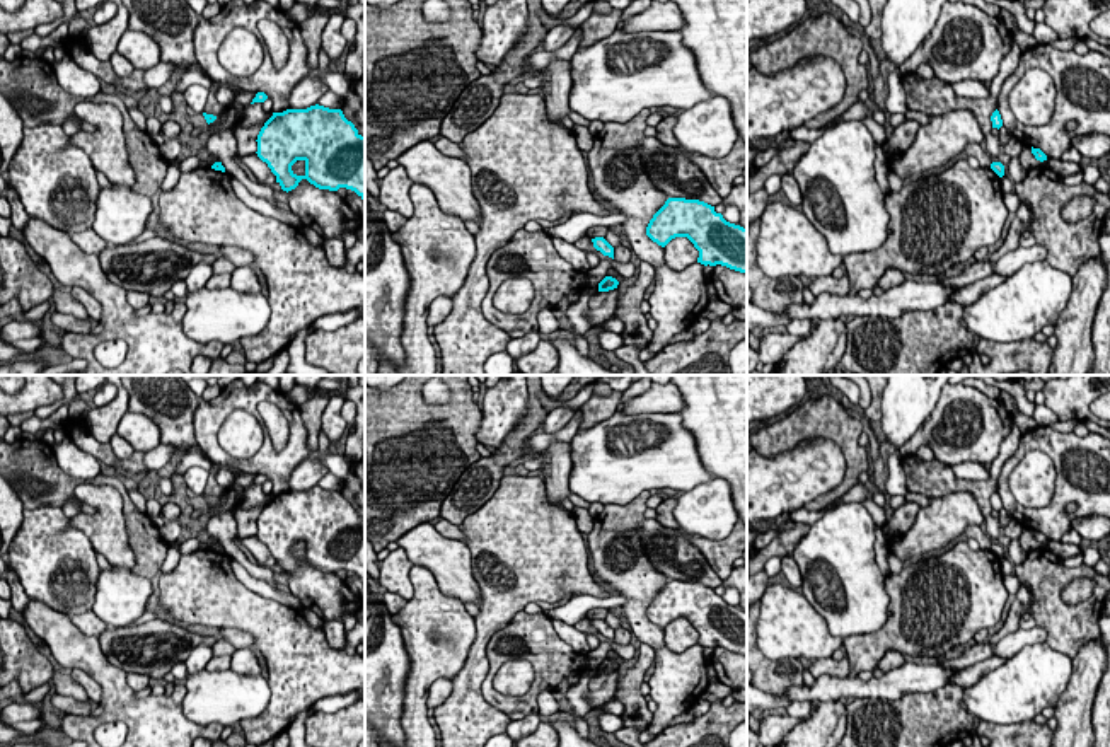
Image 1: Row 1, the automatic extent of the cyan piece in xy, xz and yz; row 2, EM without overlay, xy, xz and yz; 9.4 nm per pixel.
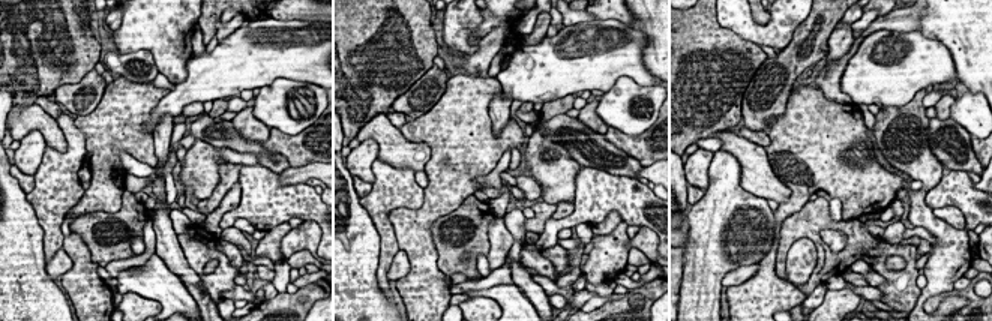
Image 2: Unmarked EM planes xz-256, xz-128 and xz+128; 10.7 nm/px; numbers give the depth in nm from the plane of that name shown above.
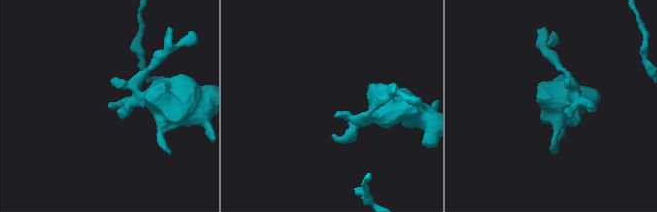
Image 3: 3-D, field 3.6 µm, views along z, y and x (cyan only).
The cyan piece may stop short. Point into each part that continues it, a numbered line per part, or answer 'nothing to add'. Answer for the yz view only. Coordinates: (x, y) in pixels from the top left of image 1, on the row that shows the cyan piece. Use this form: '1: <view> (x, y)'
nothing to add

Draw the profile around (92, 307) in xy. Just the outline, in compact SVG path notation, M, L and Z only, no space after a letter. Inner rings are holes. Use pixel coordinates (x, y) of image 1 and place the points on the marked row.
M72 287L70 295L85 307L89 319L92 321L101 319L102 305L89 292L85 292L80 287Z

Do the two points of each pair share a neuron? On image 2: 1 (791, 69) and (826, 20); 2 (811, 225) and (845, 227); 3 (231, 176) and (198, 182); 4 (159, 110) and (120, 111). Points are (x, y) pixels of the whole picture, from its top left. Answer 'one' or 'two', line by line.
1: one
2: one
3: two
4: two

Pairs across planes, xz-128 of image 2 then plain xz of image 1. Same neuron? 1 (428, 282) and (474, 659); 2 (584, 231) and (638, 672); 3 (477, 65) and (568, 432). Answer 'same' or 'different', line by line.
1: same
2: same
3: different

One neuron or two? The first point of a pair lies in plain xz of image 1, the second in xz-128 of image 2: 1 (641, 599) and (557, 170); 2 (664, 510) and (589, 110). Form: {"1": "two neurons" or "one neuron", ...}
{"1": "one neuron", "2": "one neuron"}

